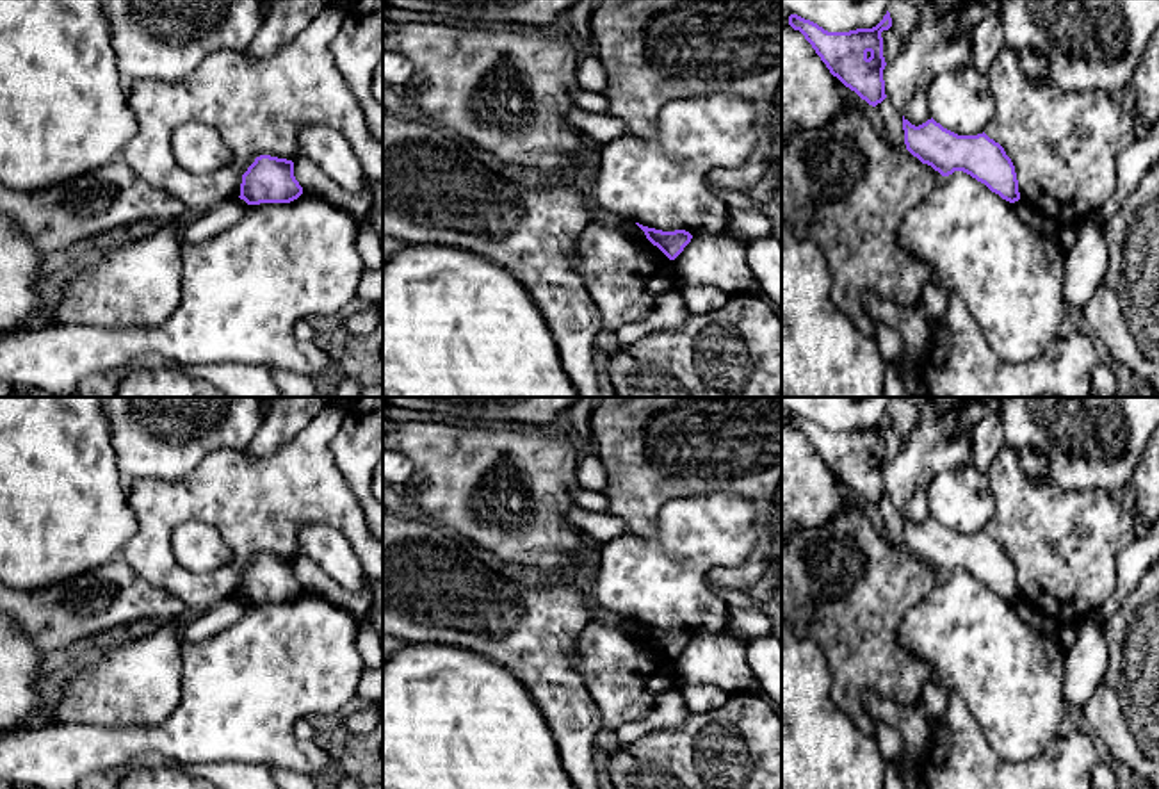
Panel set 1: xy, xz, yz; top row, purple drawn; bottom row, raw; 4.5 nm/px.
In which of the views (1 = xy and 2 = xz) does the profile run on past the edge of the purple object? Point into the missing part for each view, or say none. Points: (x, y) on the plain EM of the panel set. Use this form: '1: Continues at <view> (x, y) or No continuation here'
1: No continuation here
2: No continuation here

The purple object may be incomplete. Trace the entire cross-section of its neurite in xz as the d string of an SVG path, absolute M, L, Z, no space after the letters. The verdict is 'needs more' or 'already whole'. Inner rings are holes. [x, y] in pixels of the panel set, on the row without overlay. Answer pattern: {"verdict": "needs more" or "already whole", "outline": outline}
{"verdict": "already whole", "outline": "M636 622L646 634L646 638L657 645L669 659L675 659L684 647L691 641L693 634L685 629L662 630Z"}

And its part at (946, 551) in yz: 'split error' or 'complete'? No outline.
complete

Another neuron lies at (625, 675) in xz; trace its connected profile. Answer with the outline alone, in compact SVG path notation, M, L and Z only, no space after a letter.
M589 620L577 636L573 666L609 730L643 721L657 696L678 680L673 659L657 645L628 638L602 620Z

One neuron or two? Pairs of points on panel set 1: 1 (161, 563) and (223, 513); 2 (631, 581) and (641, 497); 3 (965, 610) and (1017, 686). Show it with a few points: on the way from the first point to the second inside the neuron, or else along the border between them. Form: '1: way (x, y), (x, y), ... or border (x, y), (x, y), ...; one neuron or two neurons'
1: way (161, 540), (161, 531), (182, 510), (200, 510); one neuron
2: border (664, 503), (652, 535), (627, 533); two neurons
3: way (974, 629), (974, 642), (999, 666); one neuron

